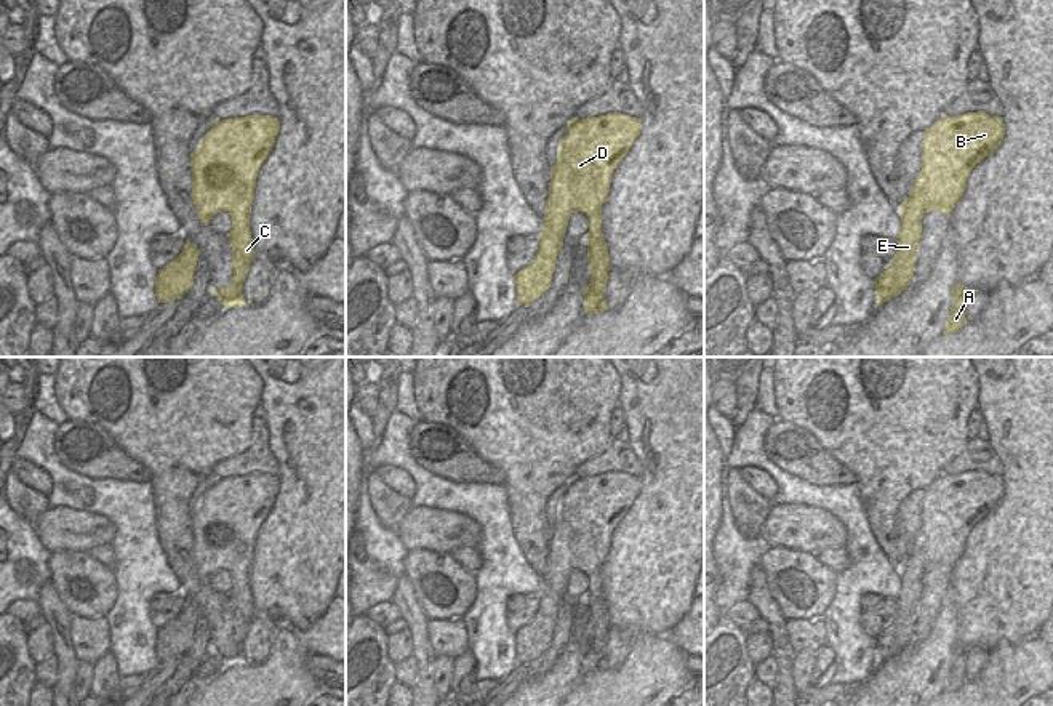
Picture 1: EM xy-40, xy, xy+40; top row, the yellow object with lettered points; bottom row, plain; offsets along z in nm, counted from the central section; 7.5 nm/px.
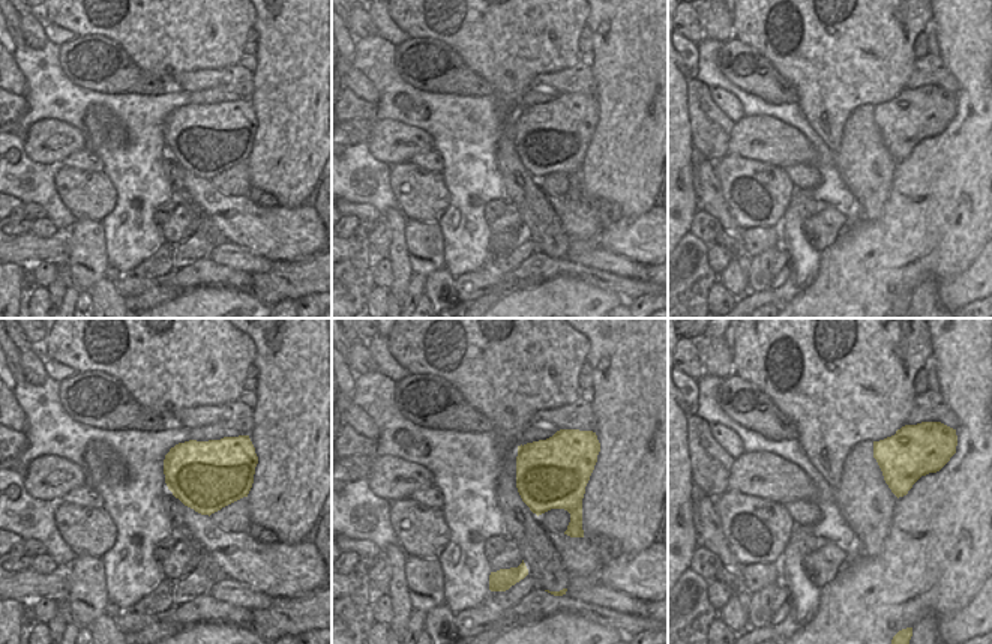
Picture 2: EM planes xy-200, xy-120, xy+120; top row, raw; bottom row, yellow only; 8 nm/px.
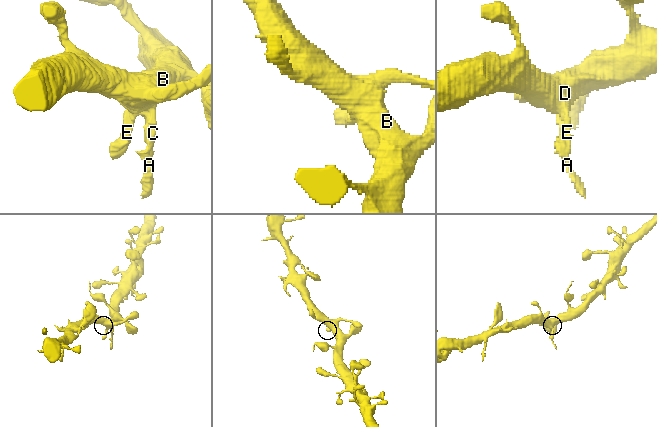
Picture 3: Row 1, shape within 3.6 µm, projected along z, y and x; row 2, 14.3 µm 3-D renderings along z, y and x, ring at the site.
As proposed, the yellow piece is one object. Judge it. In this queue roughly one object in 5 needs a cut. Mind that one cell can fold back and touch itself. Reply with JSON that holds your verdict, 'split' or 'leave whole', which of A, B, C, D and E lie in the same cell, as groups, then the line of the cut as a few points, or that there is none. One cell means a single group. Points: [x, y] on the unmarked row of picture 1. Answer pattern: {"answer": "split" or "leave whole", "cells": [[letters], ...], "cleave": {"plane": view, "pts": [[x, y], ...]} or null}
{"answer": "leave whole", "cells": [["A", "B", "C", "D", "E"]], "cleave": null}

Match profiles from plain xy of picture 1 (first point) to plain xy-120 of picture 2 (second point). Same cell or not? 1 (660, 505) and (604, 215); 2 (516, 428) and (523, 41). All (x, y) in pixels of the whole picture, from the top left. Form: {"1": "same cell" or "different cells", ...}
{"1": "different cells", "2": "same cell"}

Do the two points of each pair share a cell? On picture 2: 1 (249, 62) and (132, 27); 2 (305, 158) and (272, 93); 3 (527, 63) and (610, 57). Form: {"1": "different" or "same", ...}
{"1": "different", "2": "same", "3": "different"}

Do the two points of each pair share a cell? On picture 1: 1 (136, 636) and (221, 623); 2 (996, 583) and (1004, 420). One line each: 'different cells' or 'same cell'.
1: different cells
2: same cell

